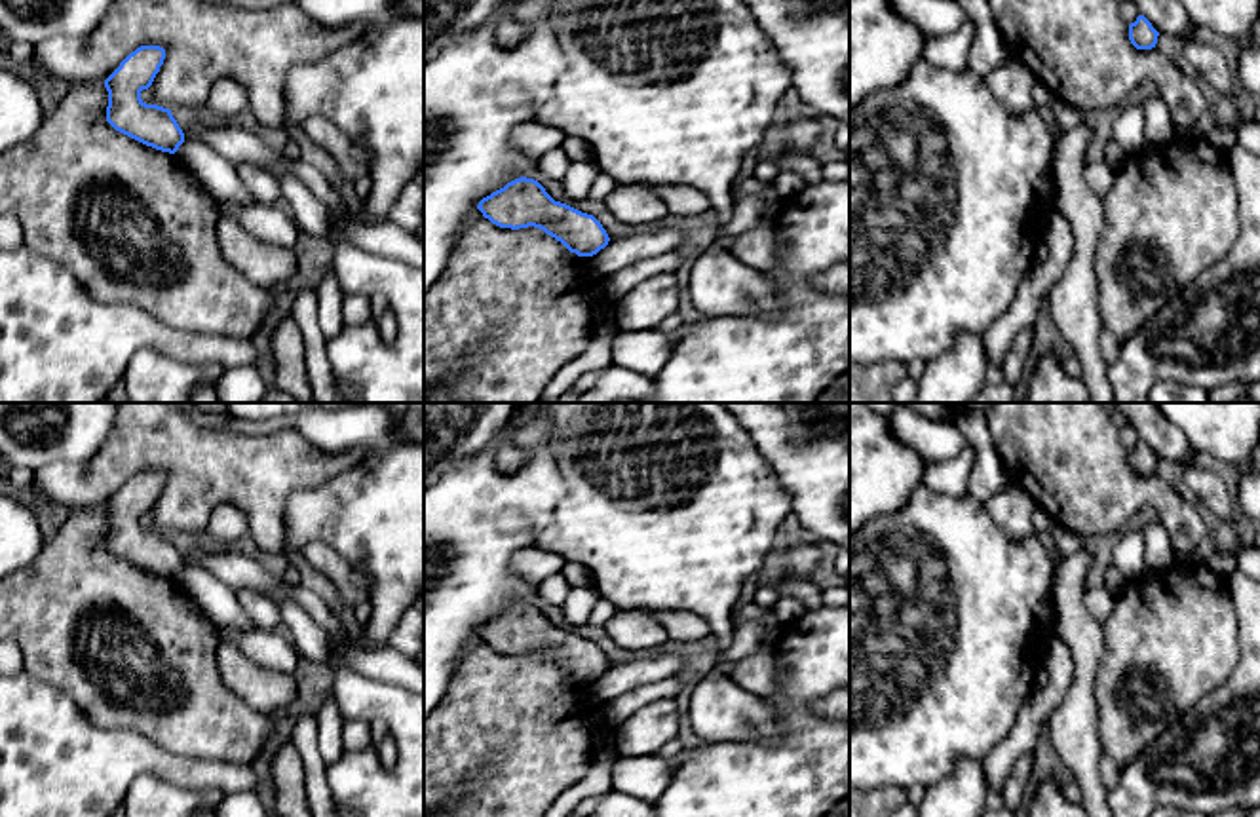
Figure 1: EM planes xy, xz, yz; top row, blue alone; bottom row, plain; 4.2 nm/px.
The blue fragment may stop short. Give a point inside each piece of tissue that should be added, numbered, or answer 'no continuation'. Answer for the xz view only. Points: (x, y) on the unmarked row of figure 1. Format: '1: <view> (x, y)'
no continuation

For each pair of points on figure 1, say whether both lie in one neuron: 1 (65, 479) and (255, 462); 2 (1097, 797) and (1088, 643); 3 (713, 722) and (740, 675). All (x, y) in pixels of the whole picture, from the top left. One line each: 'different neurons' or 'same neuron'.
1: same neuron
2: same neuron
3: different neurons

